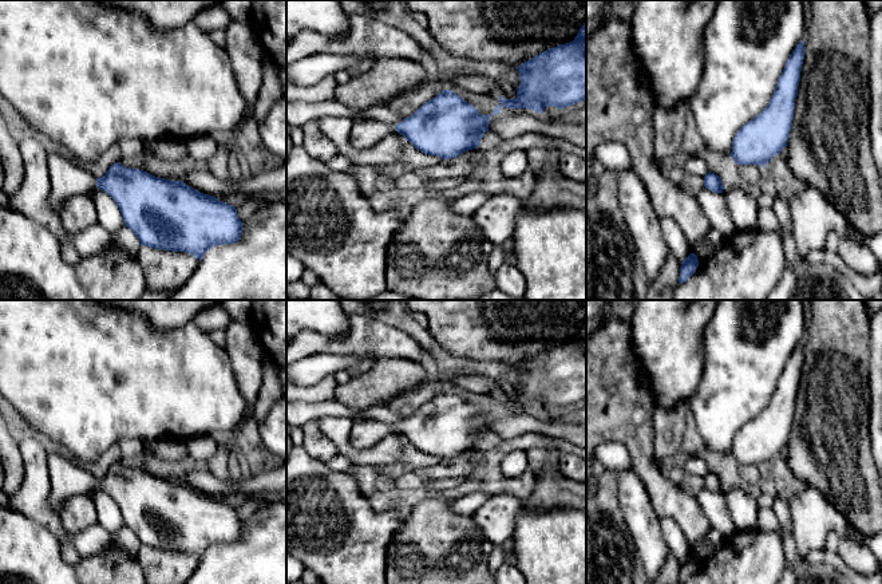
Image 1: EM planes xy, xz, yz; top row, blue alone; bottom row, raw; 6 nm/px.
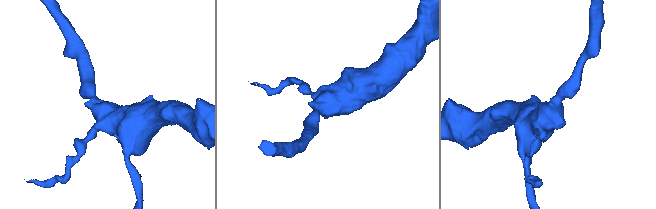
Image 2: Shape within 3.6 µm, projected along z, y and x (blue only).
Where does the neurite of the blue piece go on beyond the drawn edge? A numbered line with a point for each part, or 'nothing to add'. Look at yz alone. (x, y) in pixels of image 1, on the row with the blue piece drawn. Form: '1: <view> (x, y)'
nothing to add

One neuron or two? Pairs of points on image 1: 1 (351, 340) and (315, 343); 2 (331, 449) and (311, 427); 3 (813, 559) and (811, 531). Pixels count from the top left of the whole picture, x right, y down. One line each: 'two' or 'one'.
1: one
2: one
3: two

